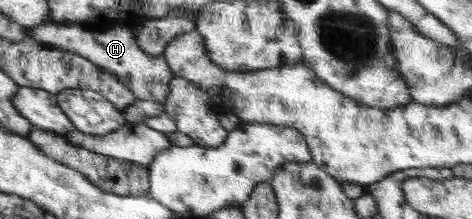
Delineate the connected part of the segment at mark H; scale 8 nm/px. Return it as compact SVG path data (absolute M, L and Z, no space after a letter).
M48 21L42 25L26 27L28 37L48 47L72 51L85 57L92 64L111 71L124 84L136 100L150 100L164 104L169 92L169 83L174 75L163 57L149 57L140 50L132 27L118 24L109 29L89 30L79 24L56 24Z

